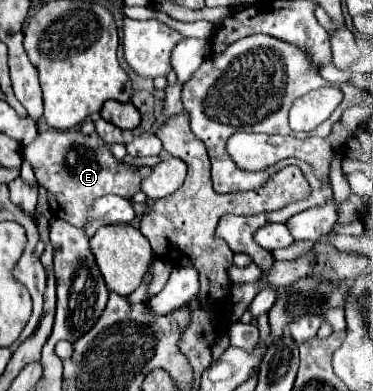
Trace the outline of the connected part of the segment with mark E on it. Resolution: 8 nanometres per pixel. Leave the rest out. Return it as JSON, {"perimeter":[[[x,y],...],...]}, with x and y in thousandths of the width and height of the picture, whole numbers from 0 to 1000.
{"perimeter":[[[129,330],[118,340],[102,340],[97,355],[59,381],[59,402],[86,422],[102,468],[129,488],[139,529],[134,545],[204,581],[225,575],[247,514],[290,494],[349,509],[365,488],[375,488],[375,463],[402,448],[402,427],[359,427],[316,412],[263,340],[225,345],[209,330],[198,335]]]}

